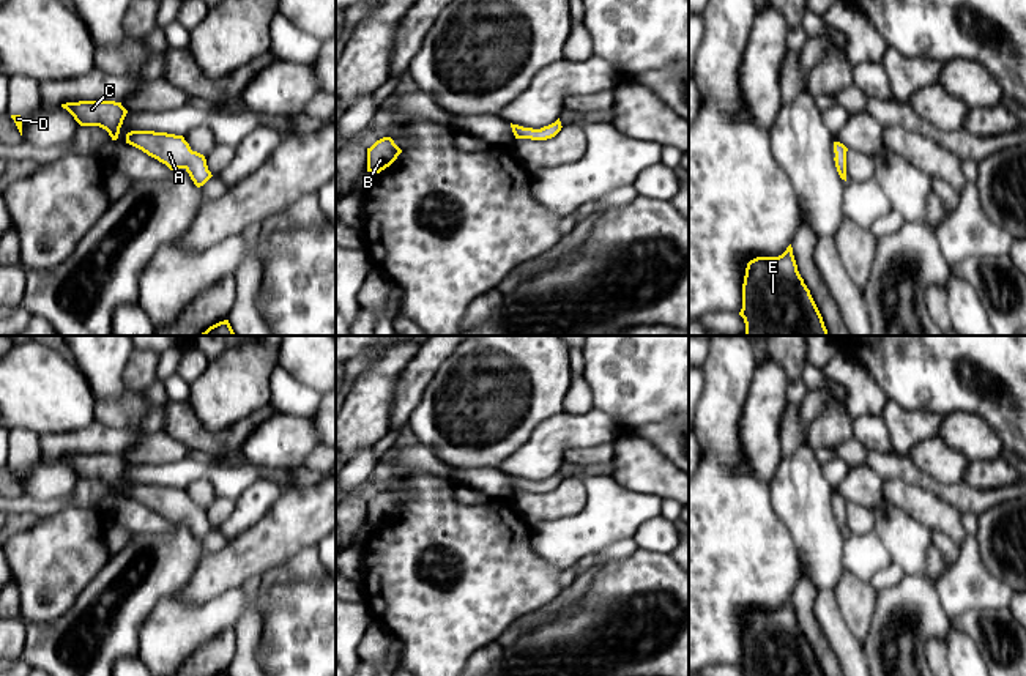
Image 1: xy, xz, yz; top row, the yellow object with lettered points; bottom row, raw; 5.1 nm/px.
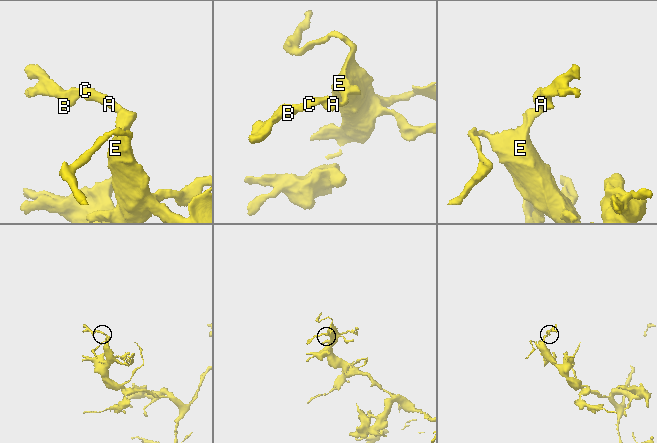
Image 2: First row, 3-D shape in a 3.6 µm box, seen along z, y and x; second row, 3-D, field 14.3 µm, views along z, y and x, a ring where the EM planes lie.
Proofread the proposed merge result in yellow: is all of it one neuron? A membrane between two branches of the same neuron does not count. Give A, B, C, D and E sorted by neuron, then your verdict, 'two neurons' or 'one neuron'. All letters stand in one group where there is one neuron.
A B C D E | one neuron

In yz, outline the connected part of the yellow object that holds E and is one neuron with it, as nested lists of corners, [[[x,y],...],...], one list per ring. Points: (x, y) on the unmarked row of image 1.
[[[791,597],[779,610],[747,616],[739,668],[744,676],[824,676],[797,624]]]

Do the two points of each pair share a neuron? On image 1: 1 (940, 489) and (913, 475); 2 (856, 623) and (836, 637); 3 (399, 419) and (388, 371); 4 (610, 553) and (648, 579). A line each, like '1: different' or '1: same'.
1: same
2: different
3: different
4: different

